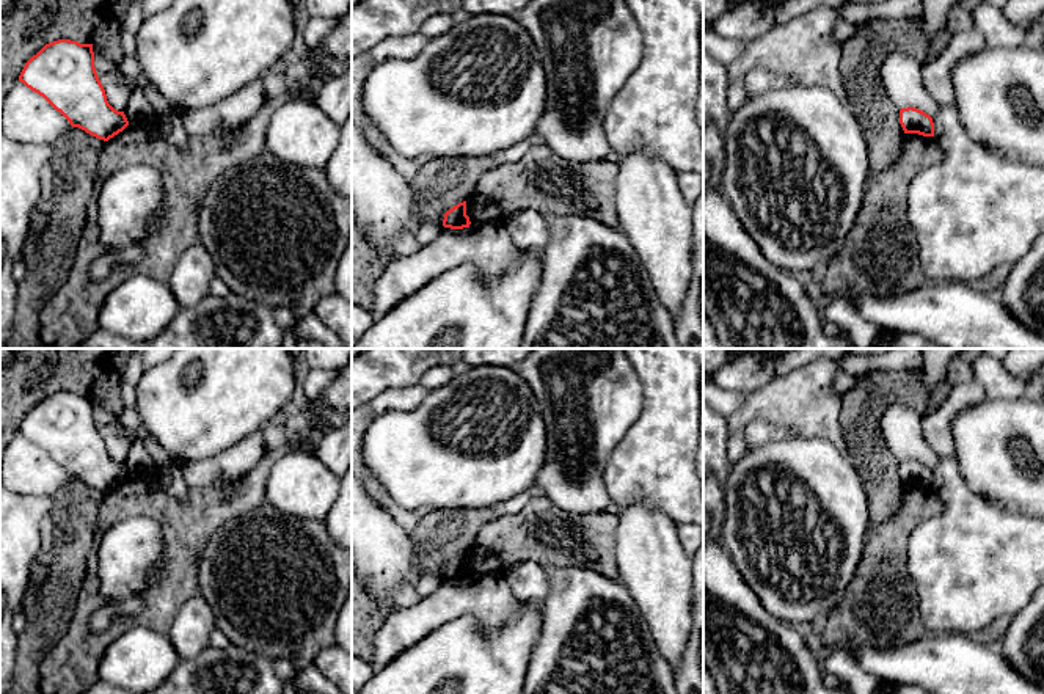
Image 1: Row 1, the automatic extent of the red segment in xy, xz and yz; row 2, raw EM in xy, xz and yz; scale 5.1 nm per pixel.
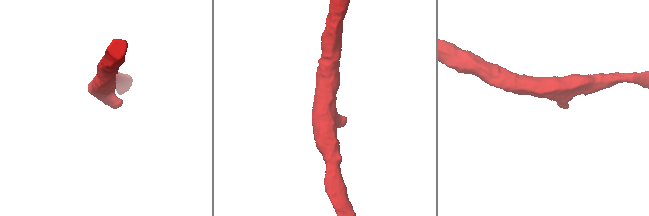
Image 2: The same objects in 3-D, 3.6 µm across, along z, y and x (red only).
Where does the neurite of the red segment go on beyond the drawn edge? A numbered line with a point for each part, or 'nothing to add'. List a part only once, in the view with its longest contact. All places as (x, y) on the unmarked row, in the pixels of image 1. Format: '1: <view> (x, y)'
nothing to add

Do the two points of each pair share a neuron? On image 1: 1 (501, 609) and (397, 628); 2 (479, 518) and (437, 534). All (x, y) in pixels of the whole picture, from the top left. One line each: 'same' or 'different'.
1: same
2: same

